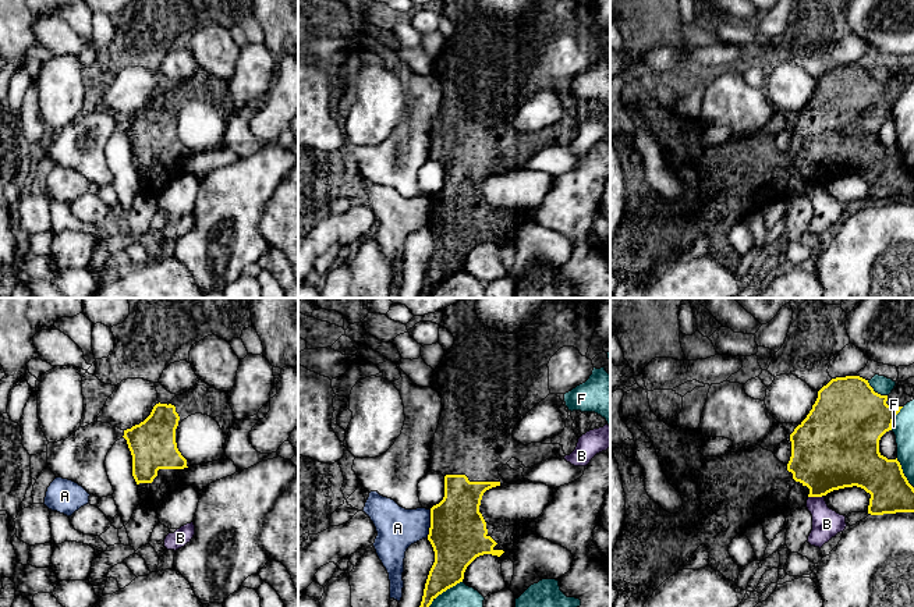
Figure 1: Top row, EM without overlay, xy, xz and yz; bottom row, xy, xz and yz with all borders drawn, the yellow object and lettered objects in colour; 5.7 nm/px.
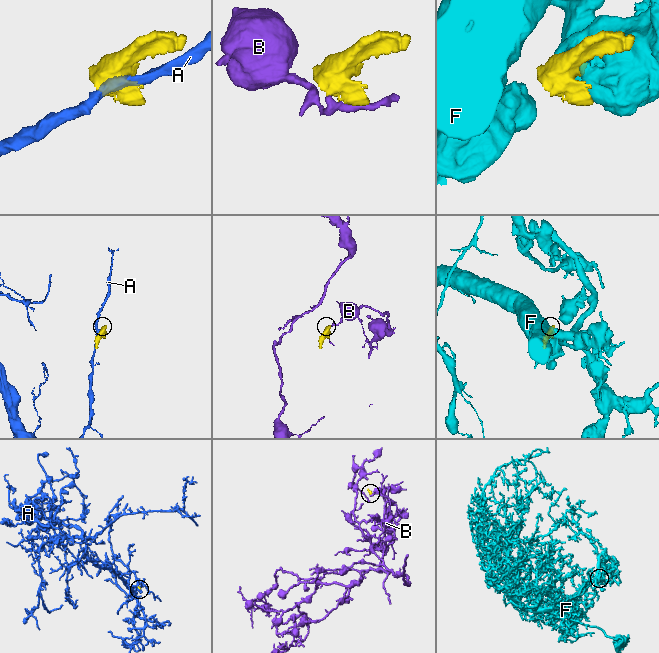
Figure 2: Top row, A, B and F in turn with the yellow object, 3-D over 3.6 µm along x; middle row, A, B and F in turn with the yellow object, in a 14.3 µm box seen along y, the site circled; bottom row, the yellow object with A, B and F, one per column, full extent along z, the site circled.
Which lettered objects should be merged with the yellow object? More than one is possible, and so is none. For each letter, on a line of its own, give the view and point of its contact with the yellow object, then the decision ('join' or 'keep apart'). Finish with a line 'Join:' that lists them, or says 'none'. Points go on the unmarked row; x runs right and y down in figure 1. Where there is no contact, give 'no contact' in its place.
A: meets yellow in xz at (431, 212); keep apart
B: meets yellow in yz at (815, 184); keep apart
F: meets yellow in yz at (874, 80); keep apart
Join: none

